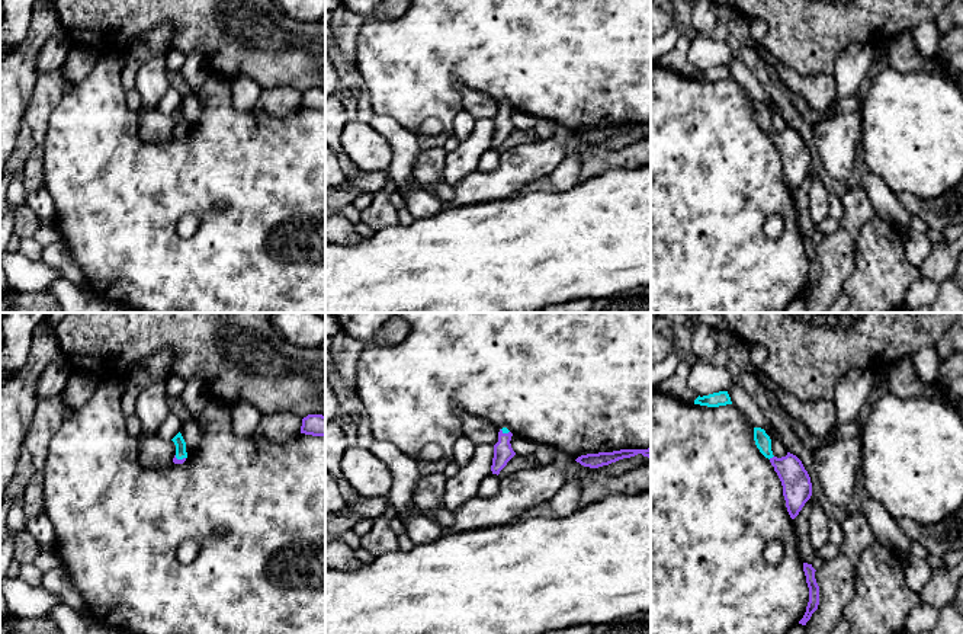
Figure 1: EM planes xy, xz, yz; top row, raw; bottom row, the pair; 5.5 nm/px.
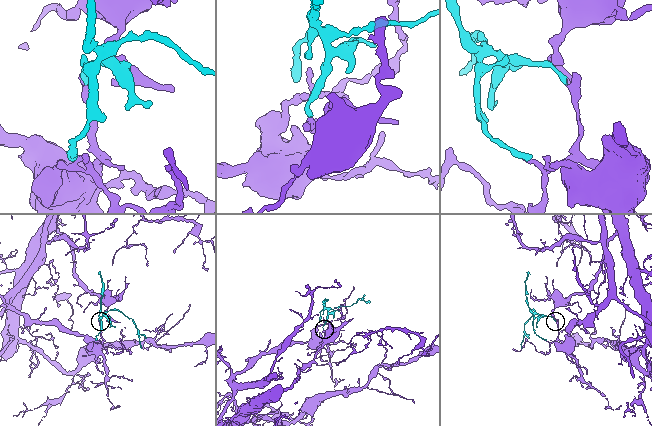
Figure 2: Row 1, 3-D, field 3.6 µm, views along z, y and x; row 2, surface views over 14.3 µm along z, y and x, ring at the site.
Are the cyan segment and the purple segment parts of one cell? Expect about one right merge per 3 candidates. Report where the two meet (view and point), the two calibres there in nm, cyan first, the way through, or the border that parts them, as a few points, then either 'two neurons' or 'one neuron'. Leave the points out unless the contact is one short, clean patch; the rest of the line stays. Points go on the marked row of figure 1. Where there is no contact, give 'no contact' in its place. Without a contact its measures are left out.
meets cyan in yz at (770, 457); 90 nm thick on the cyan side, 160 nm on the other; runs through yz (763, 441), (770, 457), (796, 483); one neuron

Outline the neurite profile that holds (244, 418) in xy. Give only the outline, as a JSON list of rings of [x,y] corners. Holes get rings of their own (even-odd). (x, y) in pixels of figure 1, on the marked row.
[[[240,403],[231,407],[231,428],[238,438],[254,436],[261,413],[250,403]]]

